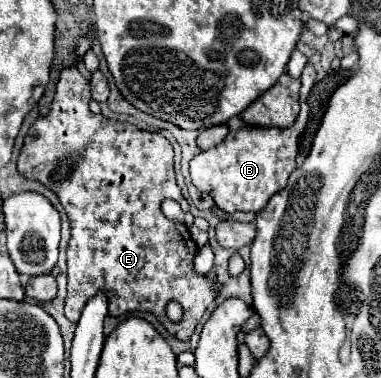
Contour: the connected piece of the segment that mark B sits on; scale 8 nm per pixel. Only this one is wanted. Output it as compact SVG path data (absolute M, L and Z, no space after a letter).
M311 64L305 66L301 74L301 112L297 116L295 126L279 130L279 128L243 128L237 132L229 132L229 136L215 148L199 152L191 160L191 182L205 194L209 194L217 208L233 214L233 212L259 212L269 198L283 190L289 174L297 168L297 138L307 126L309 108L307 96L315 84L315 68Z

